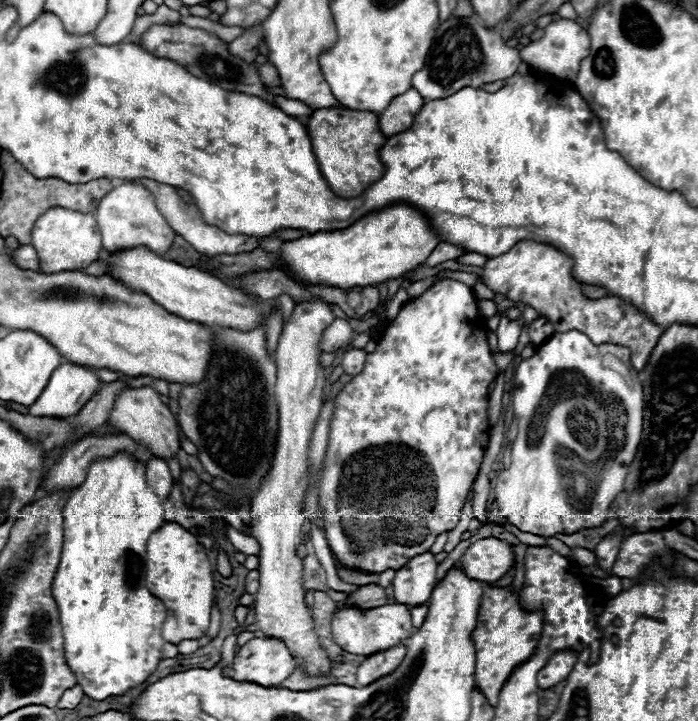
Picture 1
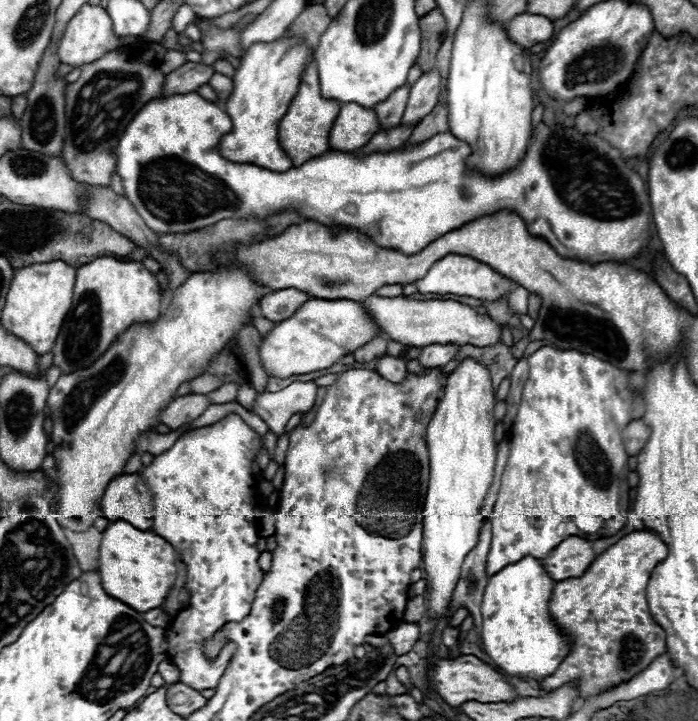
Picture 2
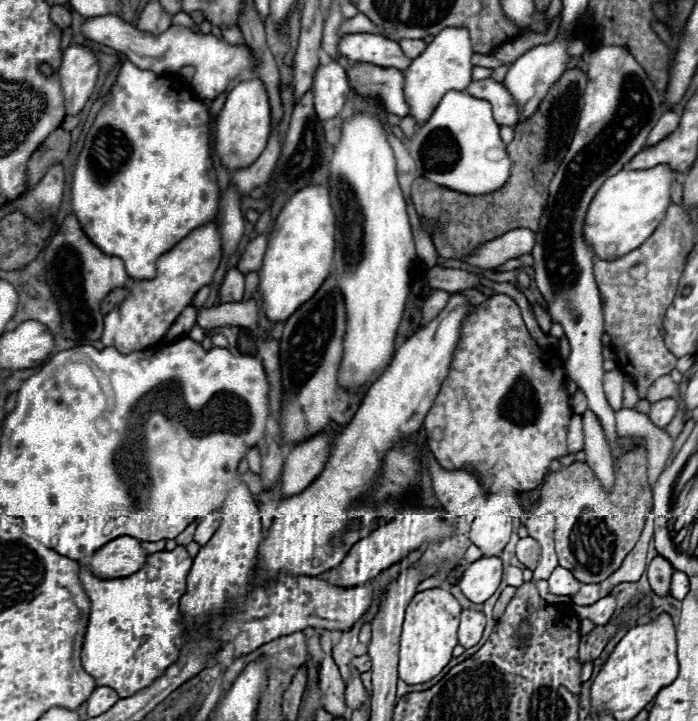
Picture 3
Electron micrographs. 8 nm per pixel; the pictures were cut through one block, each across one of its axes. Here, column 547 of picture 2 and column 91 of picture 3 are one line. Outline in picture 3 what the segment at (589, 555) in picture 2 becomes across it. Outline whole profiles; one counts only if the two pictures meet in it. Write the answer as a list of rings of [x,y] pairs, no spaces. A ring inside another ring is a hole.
[[[120,536],[108,542],[86,560],[88,568],[100,578],[122,578],[138,572],[148,558],[148,552],[136,538]]]

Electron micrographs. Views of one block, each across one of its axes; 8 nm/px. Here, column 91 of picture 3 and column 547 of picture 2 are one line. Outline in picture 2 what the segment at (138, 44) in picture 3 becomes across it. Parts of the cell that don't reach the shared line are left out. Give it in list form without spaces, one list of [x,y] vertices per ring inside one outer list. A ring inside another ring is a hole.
[[[518,14],[506,24],[506,34],[508,38],[522,46],[522,48],[532,48],[538,42],[546,42],[554,34],[554,26],[546,16],[538,14]]]

